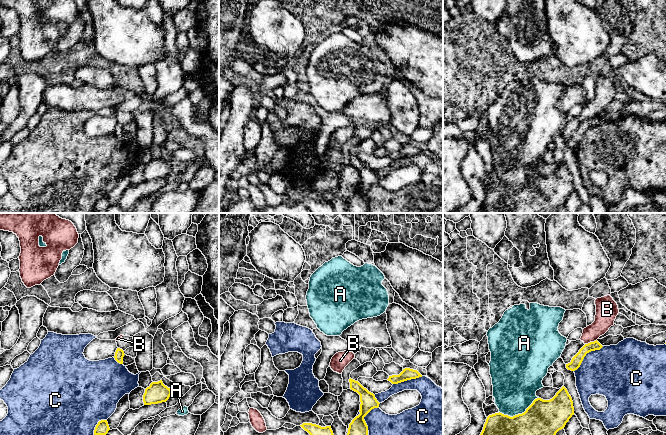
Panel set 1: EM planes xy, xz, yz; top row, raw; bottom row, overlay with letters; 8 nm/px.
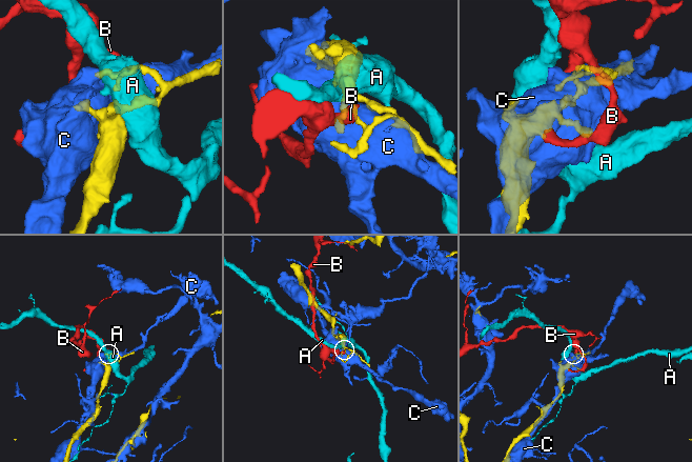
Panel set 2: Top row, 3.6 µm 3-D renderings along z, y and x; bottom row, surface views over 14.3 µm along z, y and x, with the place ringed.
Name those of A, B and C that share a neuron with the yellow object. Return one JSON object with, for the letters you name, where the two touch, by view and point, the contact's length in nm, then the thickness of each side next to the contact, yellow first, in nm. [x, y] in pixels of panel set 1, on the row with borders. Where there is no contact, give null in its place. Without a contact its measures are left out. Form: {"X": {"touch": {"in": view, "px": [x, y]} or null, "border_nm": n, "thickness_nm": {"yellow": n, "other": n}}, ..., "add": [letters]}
{"add": []}

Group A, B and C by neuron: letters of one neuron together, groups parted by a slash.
A / B / C

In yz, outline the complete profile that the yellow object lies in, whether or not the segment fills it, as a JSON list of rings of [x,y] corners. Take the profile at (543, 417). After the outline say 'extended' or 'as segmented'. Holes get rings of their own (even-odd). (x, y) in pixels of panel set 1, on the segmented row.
[[[563,386],[550,400],[535,399],[522,414],[513,417],[500,412],[489,415],[480,435],[556,435],[573,415],[572,398]]] | as segmented

